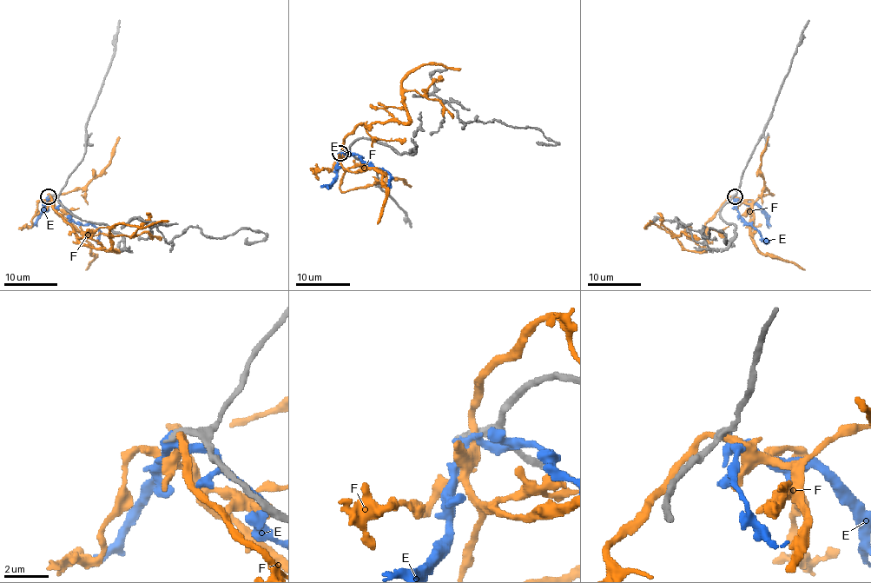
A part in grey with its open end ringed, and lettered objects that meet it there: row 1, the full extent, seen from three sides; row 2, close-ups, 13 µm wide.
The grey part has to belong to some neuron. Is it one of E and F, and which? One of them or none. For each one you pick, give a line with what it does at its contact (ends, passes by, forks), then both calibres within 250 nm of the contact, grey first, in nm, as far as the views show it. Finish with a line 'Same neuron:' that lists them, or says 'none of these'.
E: it passes by | 360/320 nm
Same neuron: E

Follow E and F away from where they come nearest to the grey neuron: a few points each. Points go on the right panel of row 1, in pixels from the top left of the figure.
E: (735, 196), (736, 209), (744, 221), (769, 241)
F: (734, 196), (729, 196), (707, 221), (707, 241), (702, 251), (686, 250), (656, 224), (646, 227), (650, 221)

